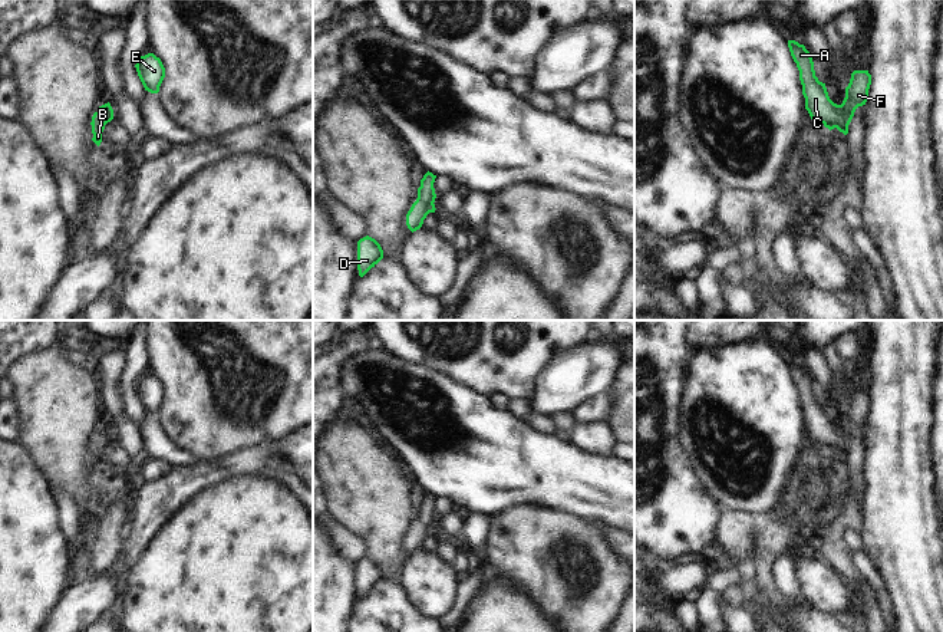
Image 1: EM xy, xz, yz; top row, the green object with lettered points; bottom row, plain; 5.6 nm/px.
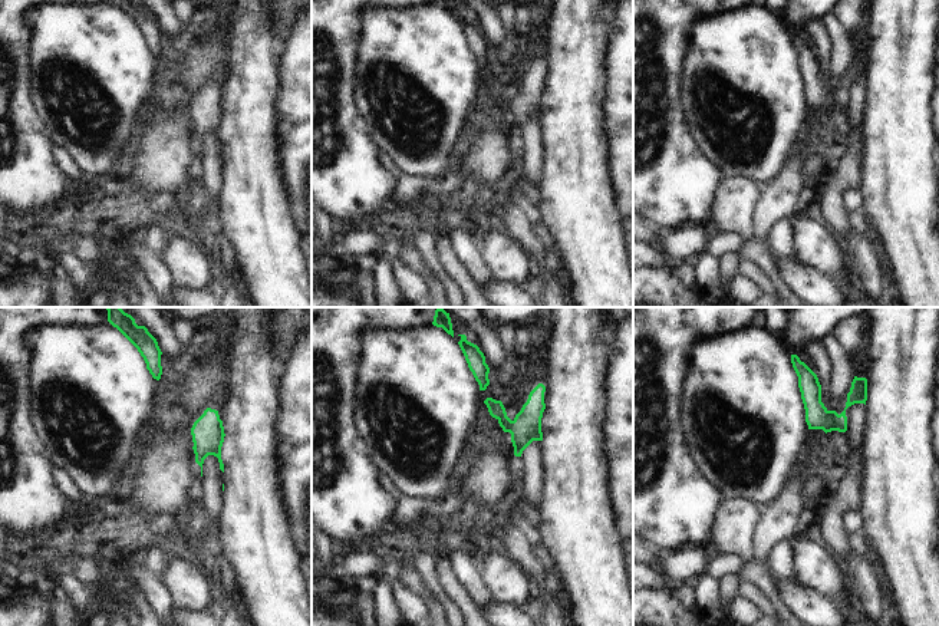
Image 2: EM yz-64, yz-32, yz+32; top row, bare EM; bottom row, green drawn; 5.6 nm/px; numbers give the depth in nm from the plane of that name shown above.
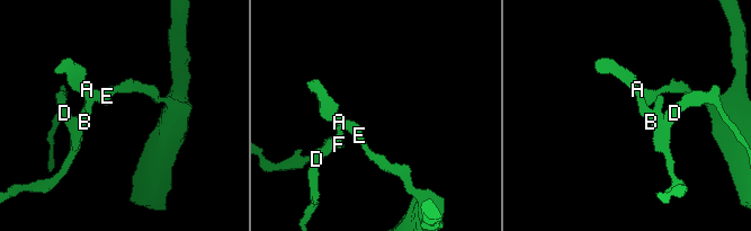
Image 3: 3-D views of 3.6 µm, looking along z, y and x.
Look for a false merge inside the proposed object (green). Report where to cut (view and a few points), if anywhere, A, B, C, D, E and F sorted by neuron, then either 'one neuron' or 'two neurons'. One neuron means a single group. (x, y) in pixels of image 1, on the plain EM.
no cut | A B C D E F | one neuron

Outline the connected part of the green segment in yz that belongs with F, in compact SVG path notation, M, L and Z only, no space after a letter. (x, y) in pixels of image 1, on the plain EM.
M788 362L788 369L799 392L805 431L811 441L815 445L822 445L830 452L837 450L847 457L855 431L865 427L868 421L871 406L868 392L854 392L851 395L850 405L845 409L845 419L841 427L837 427L830 421L825 405L815 398L814 384L805 368L795 362Z

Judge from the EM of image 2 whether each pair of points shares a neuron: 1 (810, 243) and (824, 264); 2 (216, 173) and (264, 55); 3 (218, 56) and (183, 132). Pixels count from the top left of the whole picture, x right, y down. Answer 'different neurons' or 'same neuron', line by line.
1: same neuron
2: different neurons
3: same neuron

